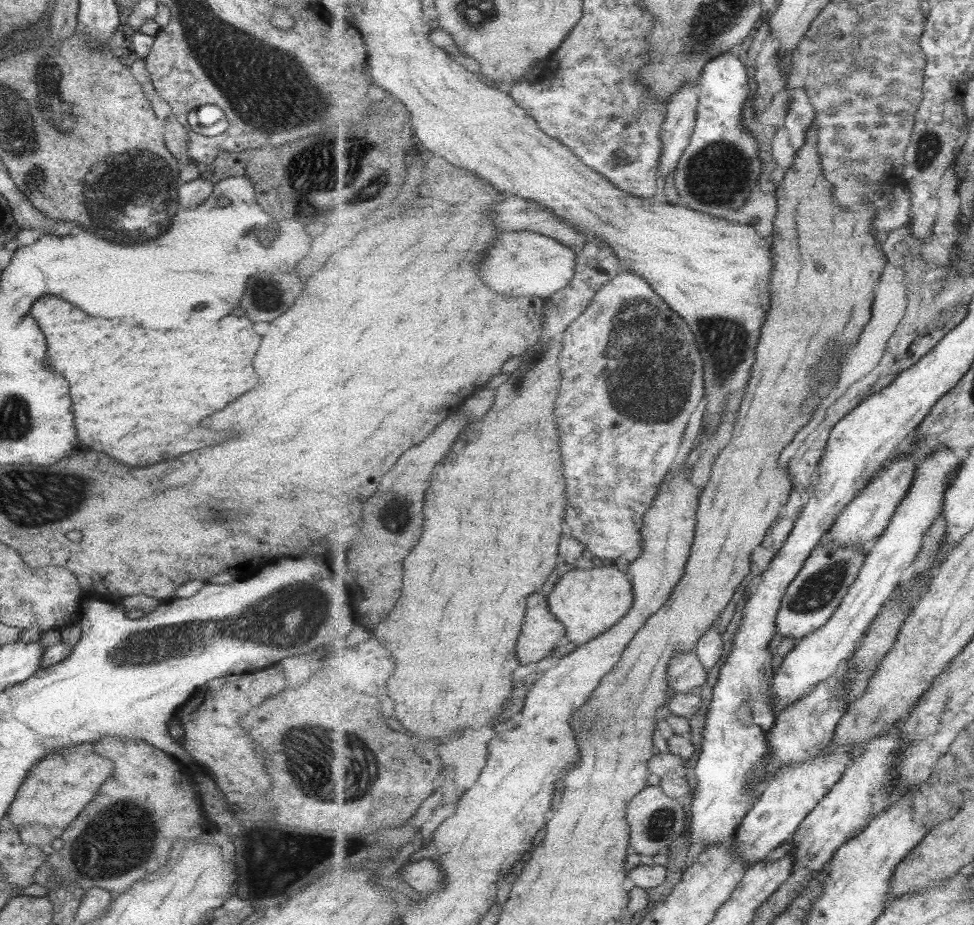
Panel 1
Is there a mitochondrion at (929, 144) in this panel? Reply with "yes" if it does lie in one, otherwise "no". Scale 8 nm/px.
yes

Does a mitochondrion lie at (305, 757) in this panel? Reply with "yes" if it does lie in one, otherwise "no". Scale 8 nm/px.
yes

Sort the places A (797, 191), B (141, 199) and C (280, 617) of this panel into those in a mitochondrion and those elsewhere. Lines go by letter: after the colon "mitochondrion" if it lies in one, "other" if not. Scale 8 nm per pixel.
A: other
B: mitochondrion
C: mitochondrion

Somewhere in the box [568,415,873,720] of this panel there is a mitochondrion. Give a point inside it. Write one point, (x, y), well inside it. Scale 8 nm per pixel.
(817, 591)

